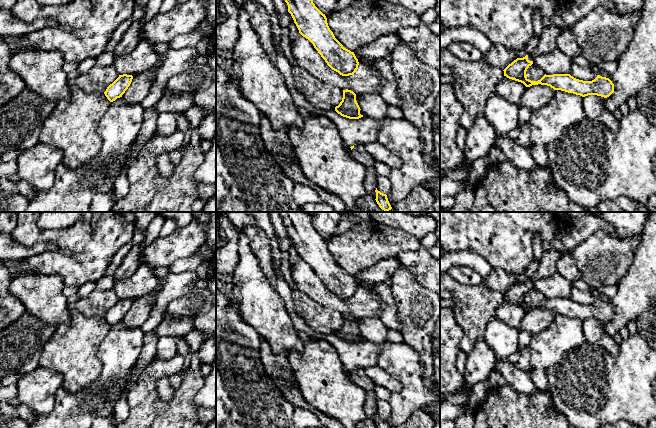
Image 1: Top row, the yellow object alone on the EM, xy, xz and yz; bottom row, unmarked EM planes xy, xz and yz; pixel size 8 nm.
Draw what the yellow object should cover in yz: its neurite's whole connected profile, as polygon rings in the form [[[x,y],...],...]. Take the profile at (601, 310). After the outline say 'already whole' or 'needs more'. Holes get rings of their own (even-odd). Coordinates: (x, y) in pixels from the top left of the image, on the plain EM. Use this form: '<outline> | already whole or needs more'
[[[551,247],[543,251],[538,270],[534,275],[523,282],[517,282],[509,288],[503,295],[504,300],[509,303],[523,307],[526,311],[532,309],[547,309],[554,314],[561,314],[568,317],[580,319],[597,319],[604,322],[609,321],[614,316],[614,308],[609,302],[597,299],[592,305],[583,305],[574,302],[570,298],[544,299],[538,305],[531,305],[526,301],[527,293],[533,288],[533,283],[538,279],[549,277],[557,272],[556,263],[562,254],[567,251],[559,252]]] | needs more

